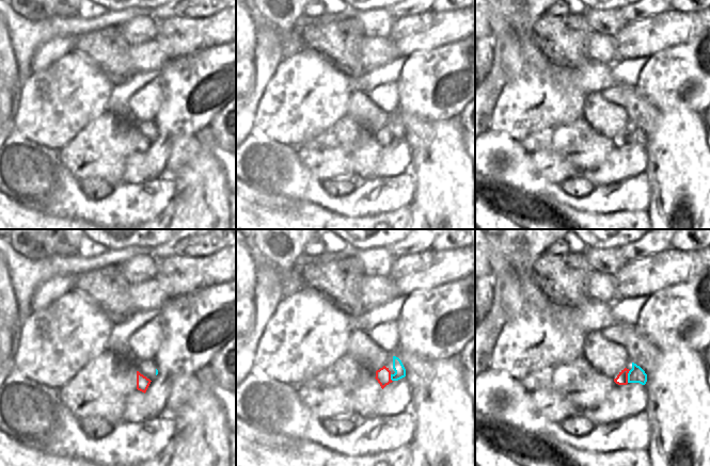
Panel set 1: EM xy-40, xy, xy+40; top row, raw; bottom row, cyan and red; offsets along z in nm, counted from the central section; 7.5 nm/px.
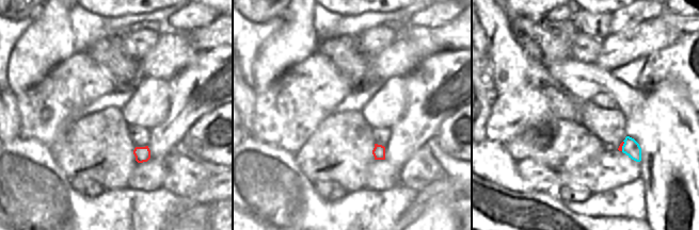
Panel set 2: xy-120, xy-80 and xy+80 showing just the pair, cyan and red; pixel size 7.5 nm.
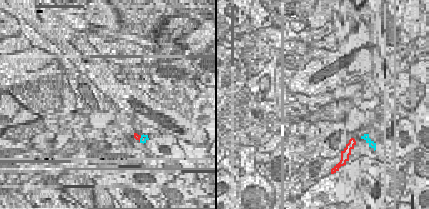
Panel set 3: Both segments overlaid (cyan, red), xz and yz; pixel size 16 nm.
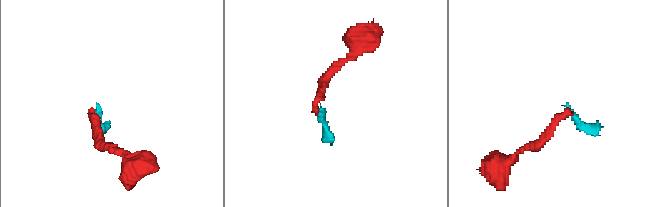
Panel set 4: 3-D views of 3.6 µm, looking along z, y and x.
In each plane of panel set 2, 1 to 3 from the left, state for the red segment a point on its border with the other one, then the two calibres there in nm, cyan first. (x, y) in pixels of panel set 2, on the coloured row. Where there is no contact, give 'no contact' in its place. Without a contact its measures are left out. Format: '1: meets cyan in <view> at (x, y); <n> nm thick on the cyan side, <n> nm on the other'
1: no contact
2: no contact
3: meets cyan in xy+80 at (622, 146); 120 nm thick on the cyan side, 30 nm on the other

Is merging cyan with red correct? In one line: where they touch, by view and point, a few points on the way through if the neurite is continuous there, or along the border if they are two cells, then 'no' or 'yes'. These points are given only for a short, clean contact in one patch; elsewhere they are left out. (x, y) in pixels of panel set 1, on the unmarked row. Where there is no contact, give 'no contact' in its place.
xy+40 (628, 138) | no

